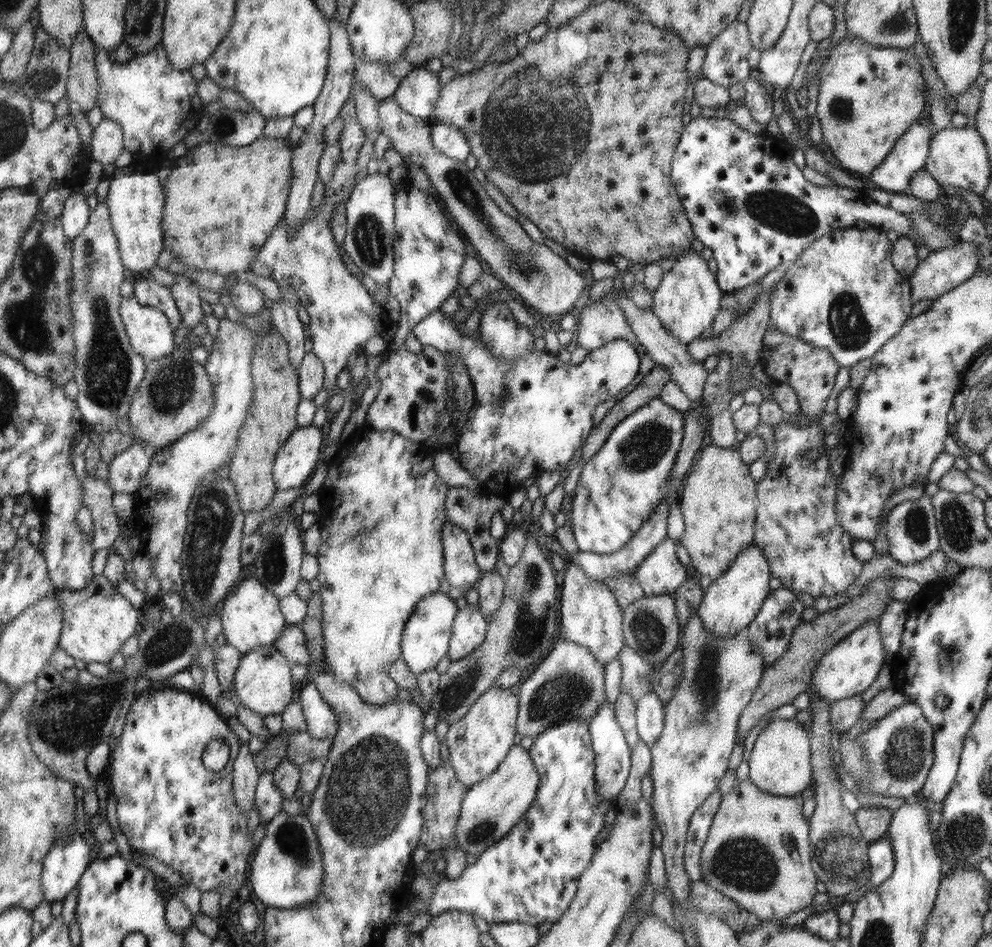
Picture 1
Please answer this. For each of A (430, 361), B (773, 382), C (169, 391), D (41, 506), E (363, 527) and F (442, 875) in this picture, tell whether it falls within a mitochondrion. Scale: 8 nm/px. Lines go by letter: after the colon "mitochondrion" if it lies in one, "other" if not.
A: other
B: other
C: mitochondrion
D: other
E: mitochondrion
F: other

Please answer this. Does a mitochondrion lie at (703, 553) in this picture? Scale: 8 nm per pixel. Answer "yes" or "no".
no

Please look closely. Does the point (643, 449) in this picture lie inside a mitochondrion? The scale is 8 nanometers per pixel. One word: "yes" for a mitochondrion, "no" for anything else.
yes

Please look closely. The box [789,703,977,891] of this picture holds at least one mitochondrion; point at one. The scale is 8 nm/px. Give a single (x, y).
(903, 759)

